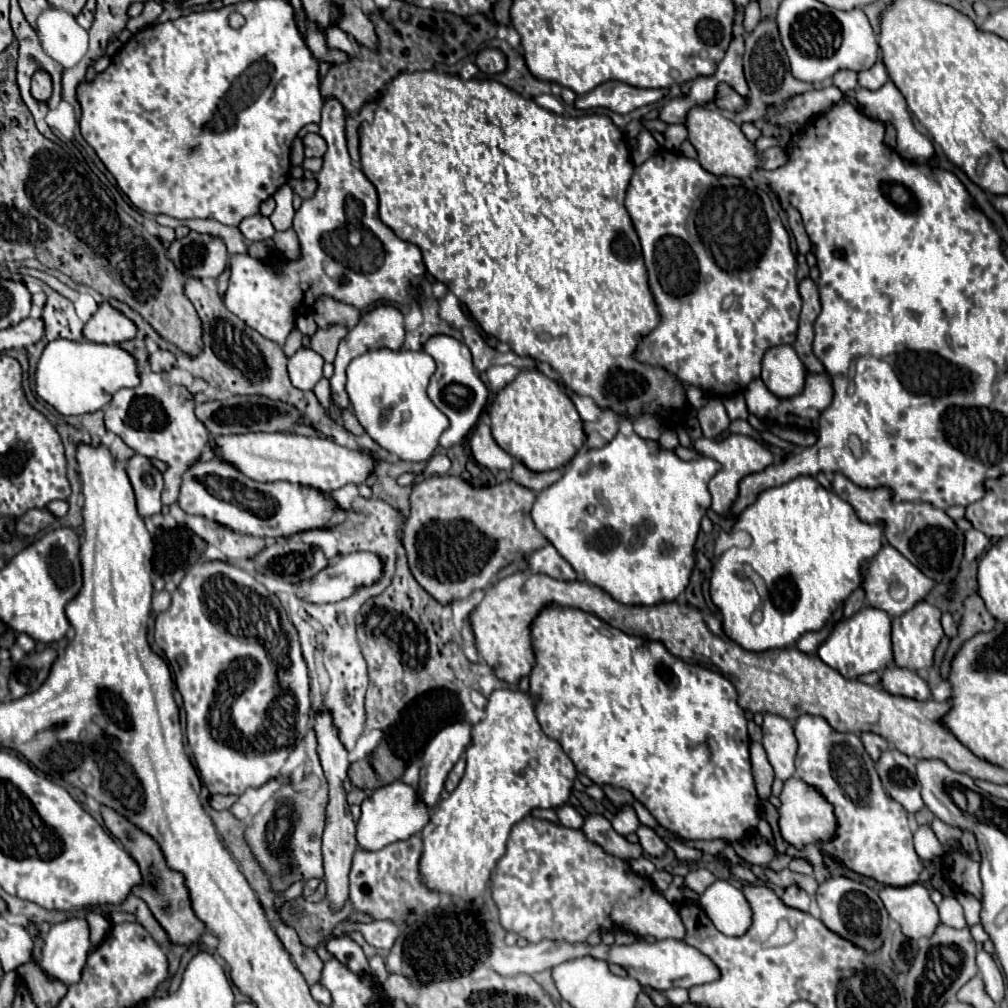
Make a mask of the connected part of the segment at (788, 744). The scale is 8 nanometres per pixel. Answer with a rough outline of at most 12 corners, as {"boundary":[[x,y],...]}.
{"boundary":[[764,715],[762,745],[778,779],[794,775],[792,723]]}

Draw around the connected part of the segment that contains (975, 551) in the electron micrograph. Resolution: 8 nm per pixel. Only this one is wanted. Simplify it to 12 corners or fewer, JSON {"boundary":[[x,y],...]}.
{"boundary":[[978,529],[966,531],[966,561],[986,549],[988,537]]}

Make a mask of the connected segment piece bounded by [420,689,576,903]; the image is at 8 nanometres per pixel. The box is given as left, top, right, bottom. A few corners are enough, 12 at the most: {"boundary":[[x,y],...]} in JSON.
{"boundary":[[498,689],[422,829],[420,877],[466,903],[510,829],[568,801],[536,699]]}

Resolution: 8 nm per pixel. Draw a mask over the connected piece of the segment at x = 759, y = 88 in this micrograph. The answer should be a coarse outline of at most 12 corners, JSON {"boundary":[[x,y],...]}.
{"boundary":[[774,21],[746,35],[750,105],[734,123],[754,123],[770,105],[818,89],[792,77]]}

